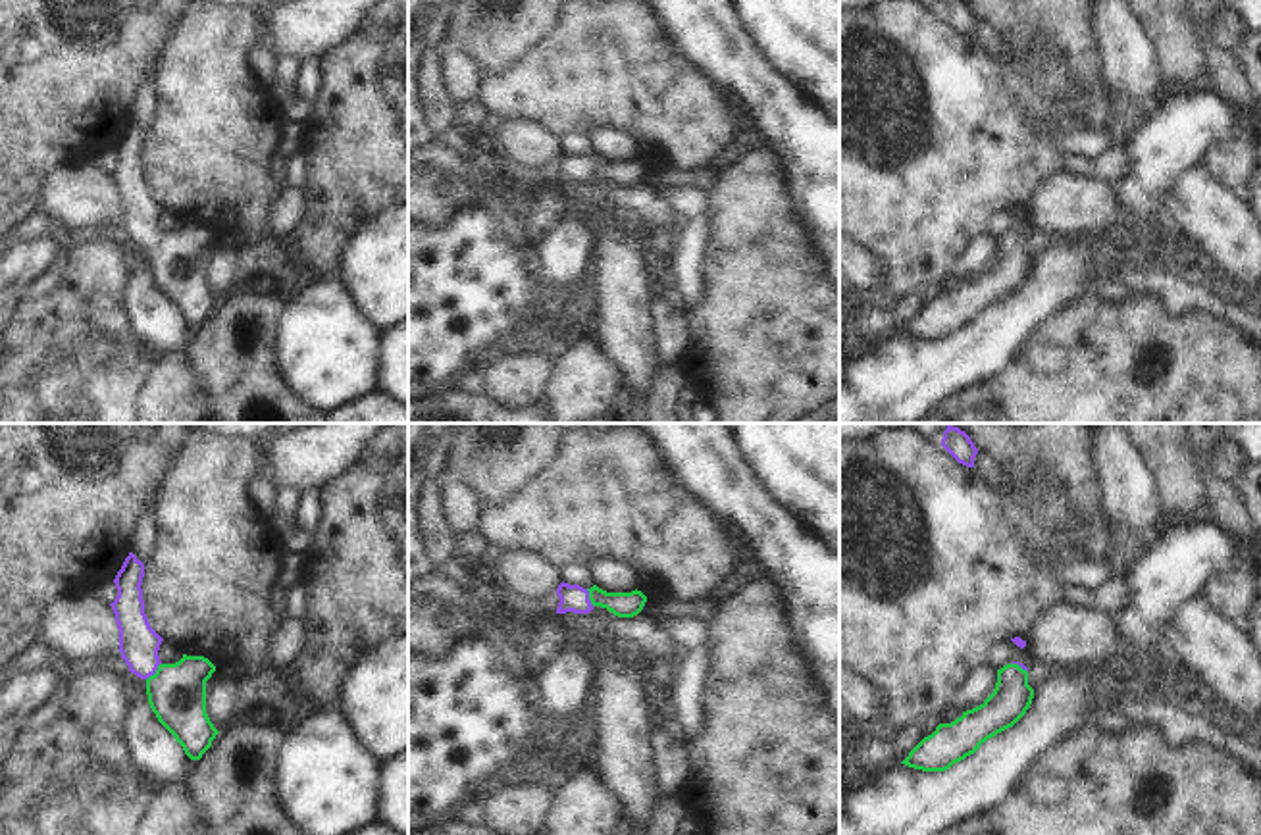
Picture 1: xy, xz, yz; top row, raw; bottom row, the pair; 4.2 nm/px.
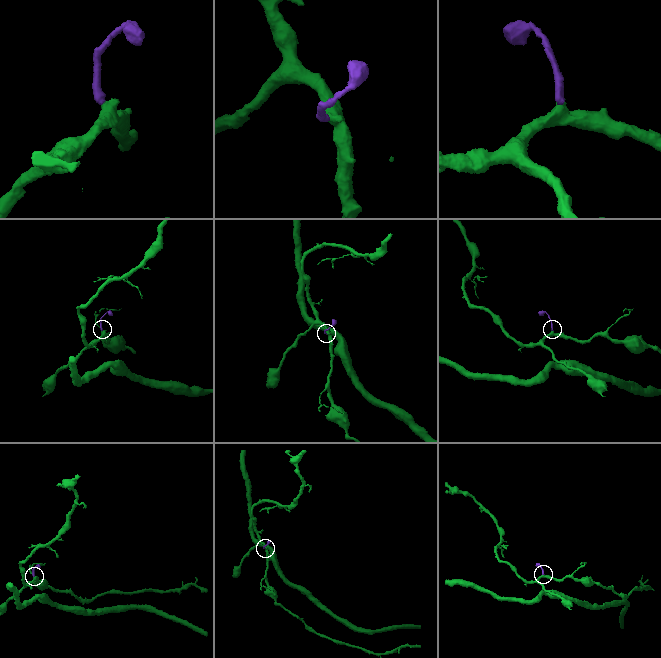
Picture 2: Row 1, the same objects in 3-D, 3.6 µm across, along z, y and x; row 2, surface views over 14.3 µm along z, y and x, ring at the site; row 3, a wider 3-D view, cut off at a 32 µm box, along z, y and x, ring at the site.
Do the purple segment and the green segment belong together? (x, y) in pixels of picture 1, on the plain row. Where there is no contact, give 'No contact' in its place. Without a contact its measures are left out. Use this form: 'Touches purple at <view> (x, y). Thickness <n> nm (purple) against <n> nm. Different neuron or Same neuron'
Touches purple at xy (154, 241). Thickness 170 nm (purple) against 240 nm. Same neuron.

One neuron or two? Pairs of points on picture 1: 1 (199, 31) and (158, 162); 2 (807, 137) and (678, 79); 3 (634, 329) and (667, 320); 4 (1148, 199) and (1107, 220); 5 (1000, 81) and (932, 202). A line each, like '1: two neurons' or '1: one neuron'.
1: one neuron
2: two neurons
3: two neurons
4: two neurons
5: one neuron

